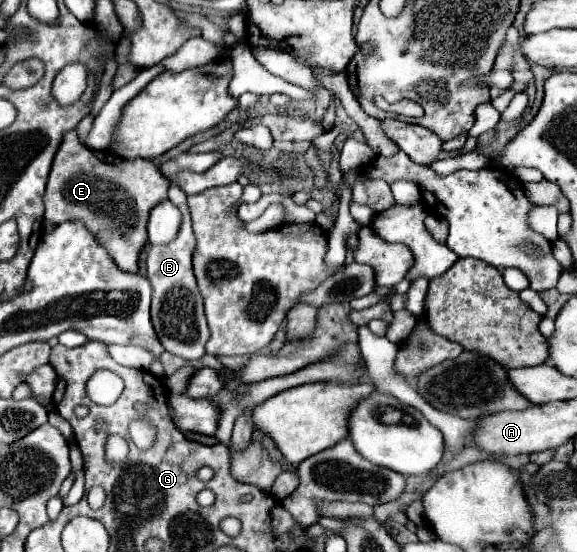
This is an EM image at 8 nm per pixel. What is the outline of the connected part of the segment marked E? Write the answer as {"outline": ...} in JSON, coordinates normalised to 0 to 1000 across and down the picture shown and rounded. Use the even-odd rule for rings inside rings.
{"outline":[[[121,236],[111,243],[104,268],[94,283],[94,297],[83,319],[80,333],[80,351],[76,351],[76,370],[80,370],[80,388],[90,406],[107,406],[114,399],[142,399],[149,413],[166,428],[184,453],[191,453],[194,467],[201,478],[218,489],[218,493],[236,493],[239,489],[239,460],[246,446],[253,442],[253,402],[256,402],[256,384],[281,362],[288,362],[295,330],[277,315],[277,308],[267,301],[263,290],[208,290],[205,283],[191,279],[187,272],[153,272],[149,264],[139,261],[139,250],[132,236]]]}

